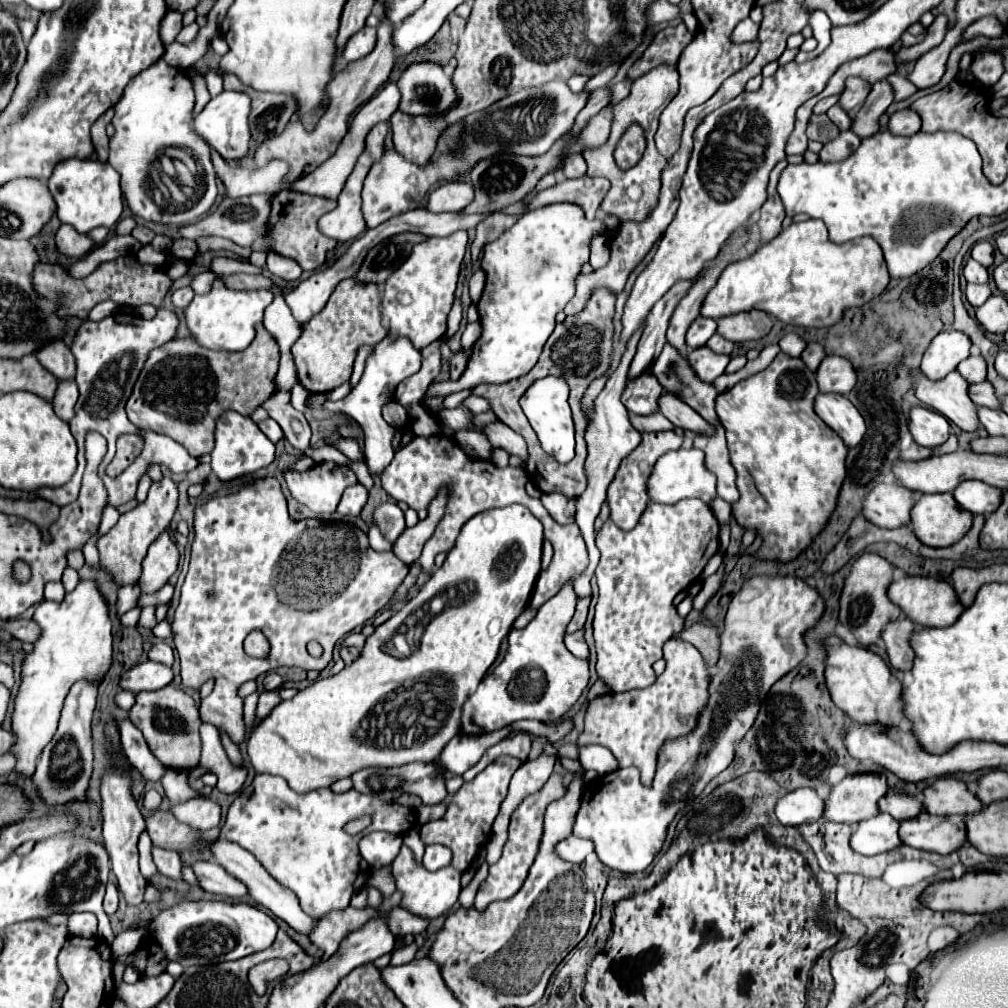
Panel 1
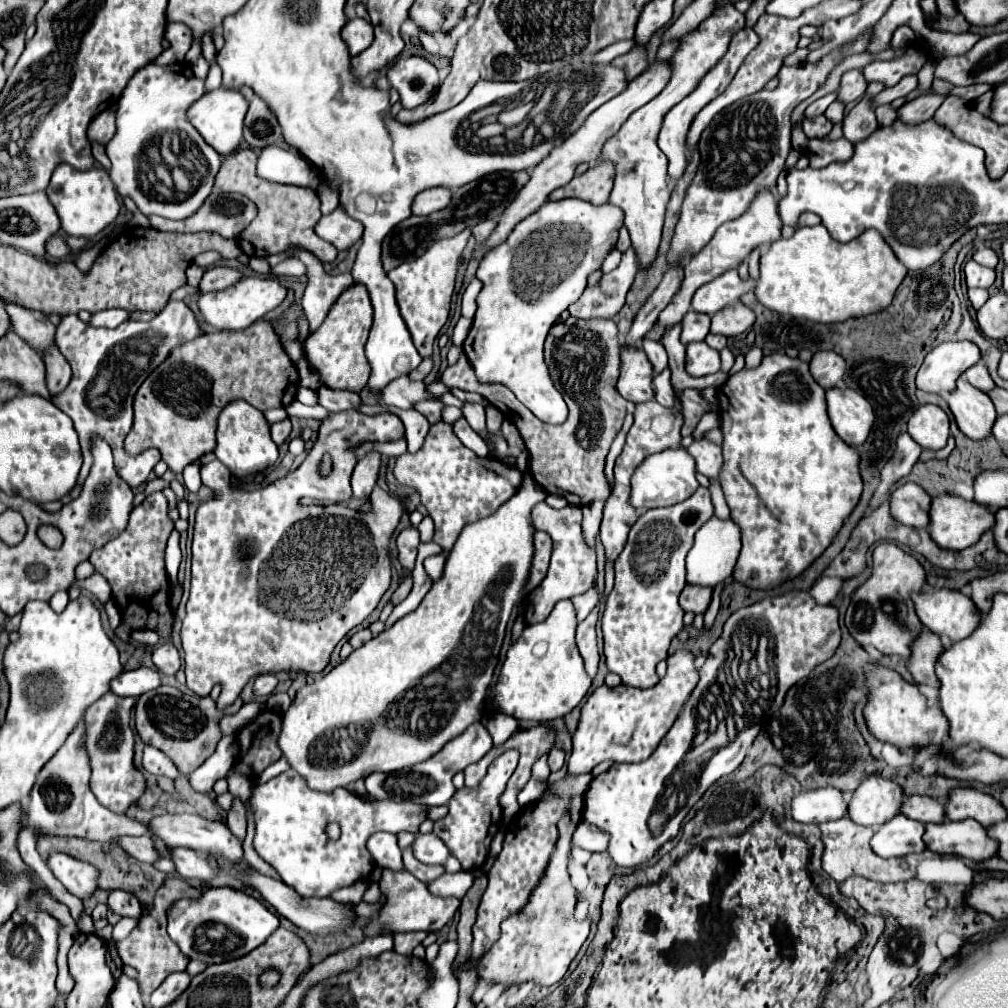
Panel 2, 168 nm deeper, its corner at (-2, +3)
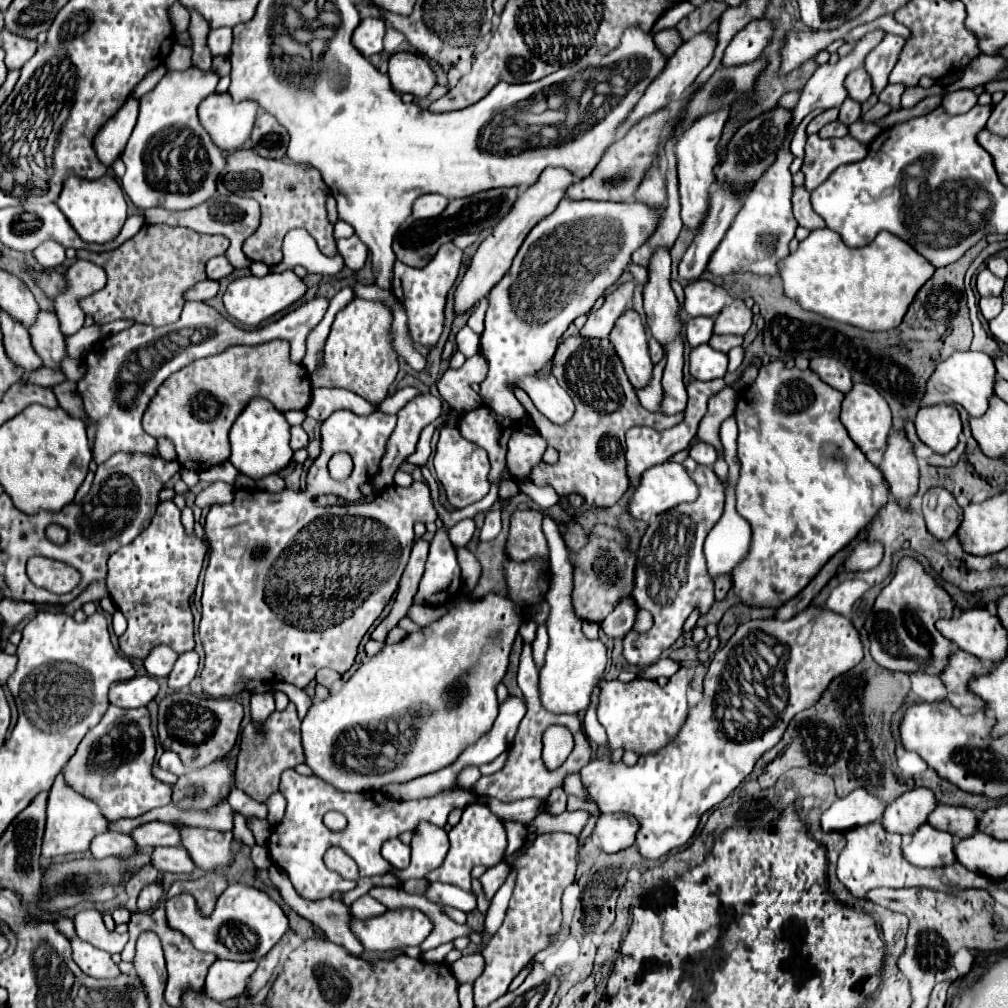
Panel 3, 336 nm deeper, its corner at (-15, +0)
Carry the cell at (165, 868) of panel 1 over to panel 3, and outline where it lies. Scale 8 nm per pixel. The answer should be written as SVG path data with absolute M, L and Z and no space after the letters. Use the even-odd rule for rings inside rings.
M120 832L98 834L90 842L90 852L94 858L106 858L112 854L126 854L132 848L136 848L136 844L130 838L130 834L120 834Z

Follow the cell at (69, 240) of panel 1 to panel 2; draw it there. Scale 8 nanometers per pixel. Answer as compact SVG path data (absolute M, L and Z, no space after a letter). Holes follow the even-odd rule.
M53 235L53 237L45 243L45 251L47 251L47 255L49 255L51 259L63 259L63 257L67 257L67 255L71 253L65 237L61 237L61 235Z

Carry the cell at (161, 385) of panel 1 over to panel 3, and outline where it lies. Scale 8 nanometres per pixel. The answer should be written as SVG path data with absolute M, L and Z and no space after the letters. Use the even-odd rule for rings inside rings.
M270 340L258 346L232 346L222 354L196 360L172 374L146 408L142 420L144 430L154 438L170 438L176 446L178 462L184 468L194 470L202 464L202 470L208 470L230 458L228 432L250 398L266 398L280 412L304 410L312 394L306 376L300 364L292 364L290 344L286 340Z

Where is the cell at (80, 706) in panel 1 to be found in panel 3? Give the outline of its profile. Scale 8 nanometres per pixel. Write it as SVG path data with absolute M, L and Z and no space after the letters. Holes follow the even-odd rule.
M58 774L54 786L50 788L50 798L48 798L48 820L46 820L46 832L44 832L44 842L42 842L42 856L44 858L56 858L64 854L78 854L86 852L90 846L90 840L96 834L106 832L108 820L100 814L100 808L84 798L82 794L74 792L70 786L66 786L64 776Z

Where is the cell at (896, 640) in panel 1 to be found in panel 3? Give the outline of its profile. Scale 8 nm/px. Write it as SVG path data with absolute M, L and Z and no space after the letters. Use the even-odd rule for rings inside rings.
M956 648L956 652L950 656L950 664L948 668L942 672L942 680L944 686L948 690L948 702L954 708L962 708L962 706L970 706L970 708L986 708L986 702L982 698L976 698L976 694L972 694L968 690L968 682L980 674L988 674L990 666L984 664L982 660L978 660L976 656Z

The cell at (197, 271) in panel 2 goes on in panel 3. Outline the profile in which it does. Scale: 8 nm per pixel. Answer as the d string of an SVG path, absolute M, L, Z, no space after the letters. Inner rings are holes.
M216 256L206 264L206 274L210 280L220 280L228 276L234 270L234 266L226 260L226 256Z

